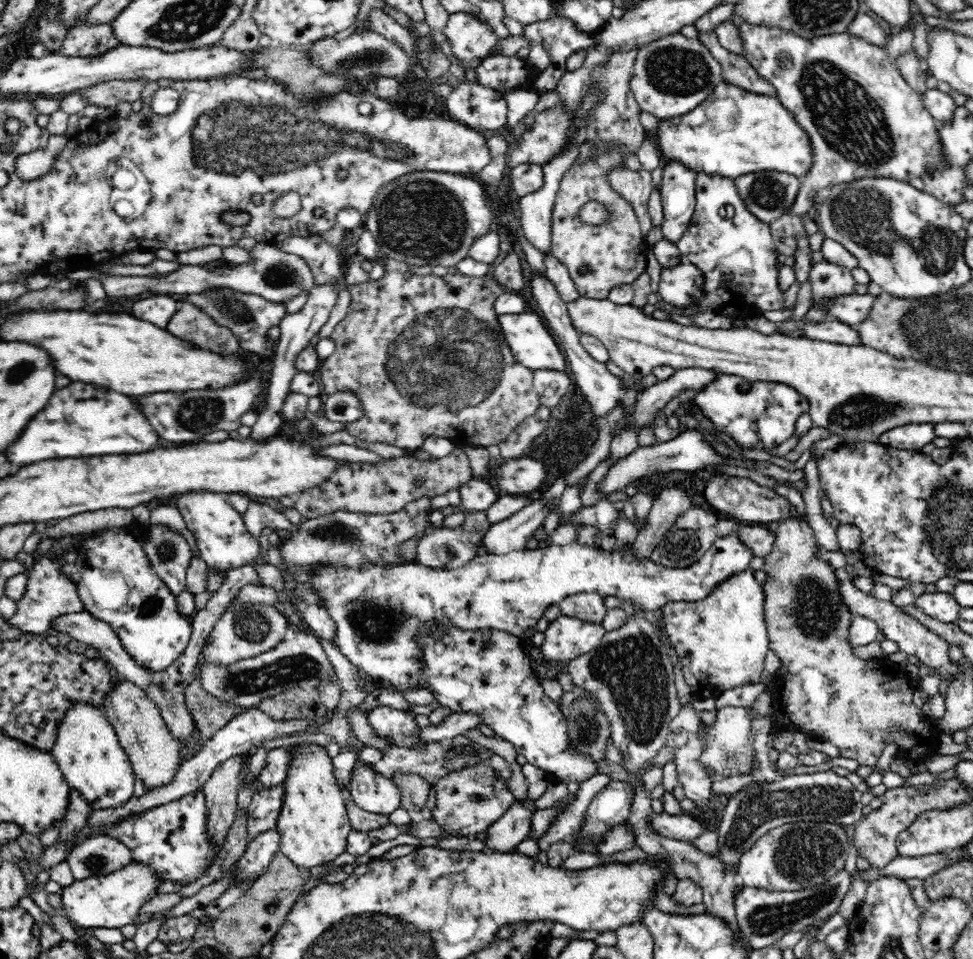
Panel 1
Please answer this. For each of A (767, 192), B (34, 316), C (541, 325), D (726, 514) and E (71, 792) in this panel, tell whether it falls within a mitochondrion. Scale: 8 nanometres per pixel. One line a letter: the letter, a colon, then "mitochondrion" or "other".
A: mitochondrion
B: other
C: other
D: other
E: other

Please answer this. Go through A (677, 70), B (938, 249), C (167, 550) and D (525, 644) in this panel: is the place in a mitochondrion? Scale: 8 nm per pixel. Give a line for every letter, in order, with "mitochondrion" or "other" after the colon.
A: mitochondrion
B: mitochondrion
C: mitochondrion
D: other

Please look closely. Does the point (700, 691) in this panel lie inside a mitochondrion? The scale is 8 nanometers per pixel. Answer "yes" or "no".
no

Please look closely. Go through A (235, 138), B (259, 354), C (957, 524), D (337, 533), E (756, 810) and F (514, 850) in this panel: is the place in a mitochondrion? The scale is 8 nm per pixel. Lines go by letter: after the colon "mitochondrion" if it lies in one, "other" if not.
A: mitochondrion
B: other
C: mitochondrion
D: mitochondrion
E: mitochondrion
F: other

